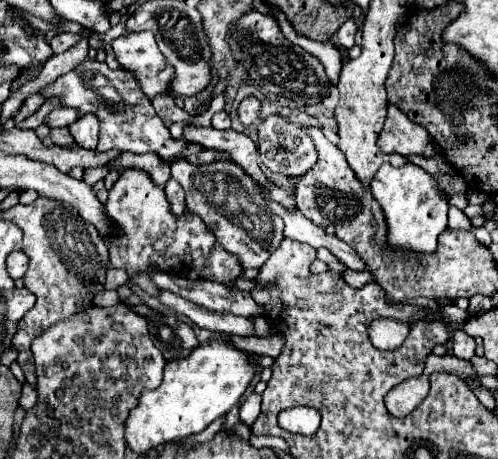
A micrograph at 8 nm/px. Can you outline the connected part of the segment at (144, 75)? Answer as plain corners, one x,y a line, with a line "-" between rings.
130,32
112,42
116,60
136,74
146,98
152,98
168,90
174,76
172,66
156,46
152,32

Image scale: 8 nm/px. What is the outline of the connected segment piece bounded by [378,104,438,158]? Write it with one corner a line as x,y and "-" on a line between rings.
388,104
388,116
378,138
378,148
386,154
392,152
402,156
418,154
424,158
432,158
438,152
432,136
428,136
428,132
422,126
414,124
394,104

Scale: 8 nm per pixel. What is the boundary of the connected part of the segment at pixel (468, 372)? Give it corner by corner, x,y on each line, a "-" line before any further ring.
446,354
446,356
426,356
426,368
424,368
426,374
432,374
432,372
448,372
448,374
456,374
458,378
466,380
470,376
476,376
476,372
472,370
470,362
462,360
462,358
456,358
452,354

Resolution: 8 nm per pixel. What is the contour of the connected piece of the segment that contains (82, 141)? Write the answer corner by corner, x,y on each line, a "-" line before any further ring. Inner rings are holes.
82,114
74,124
68,126
76,144
94,150
98,144
98,116

